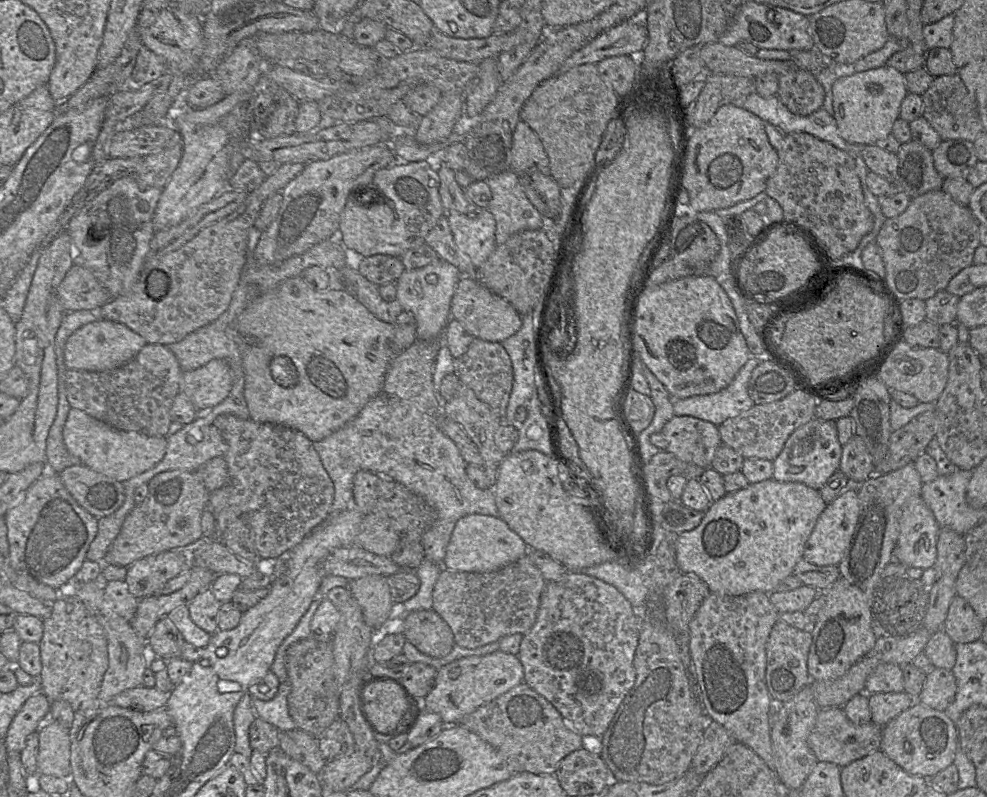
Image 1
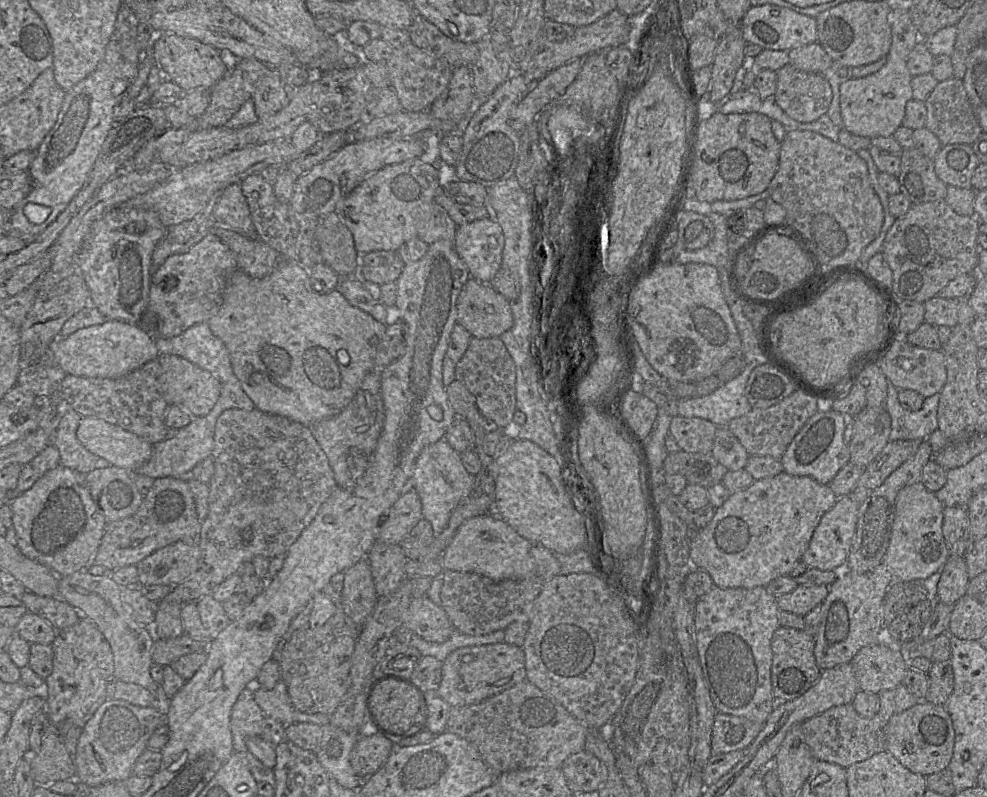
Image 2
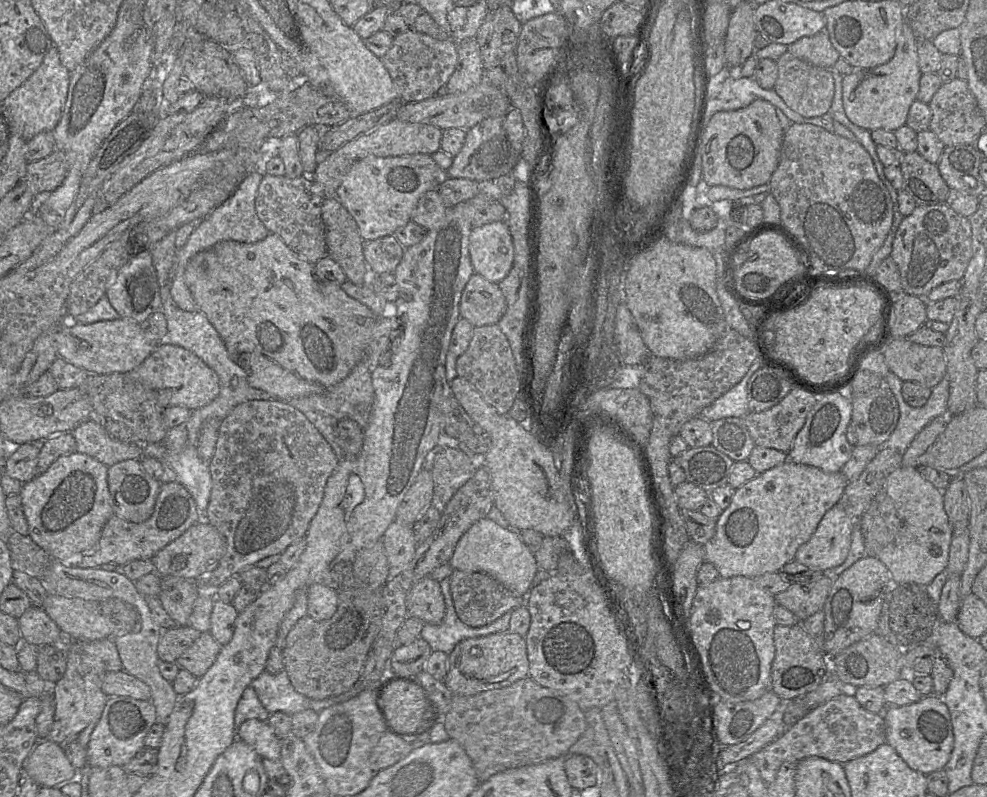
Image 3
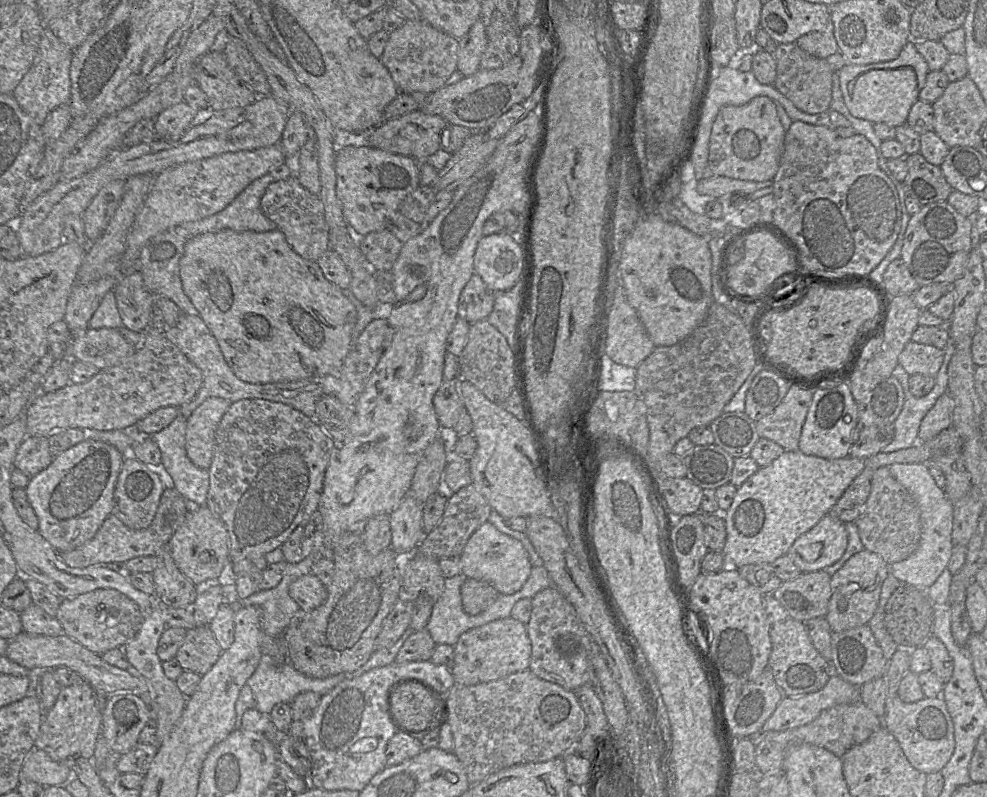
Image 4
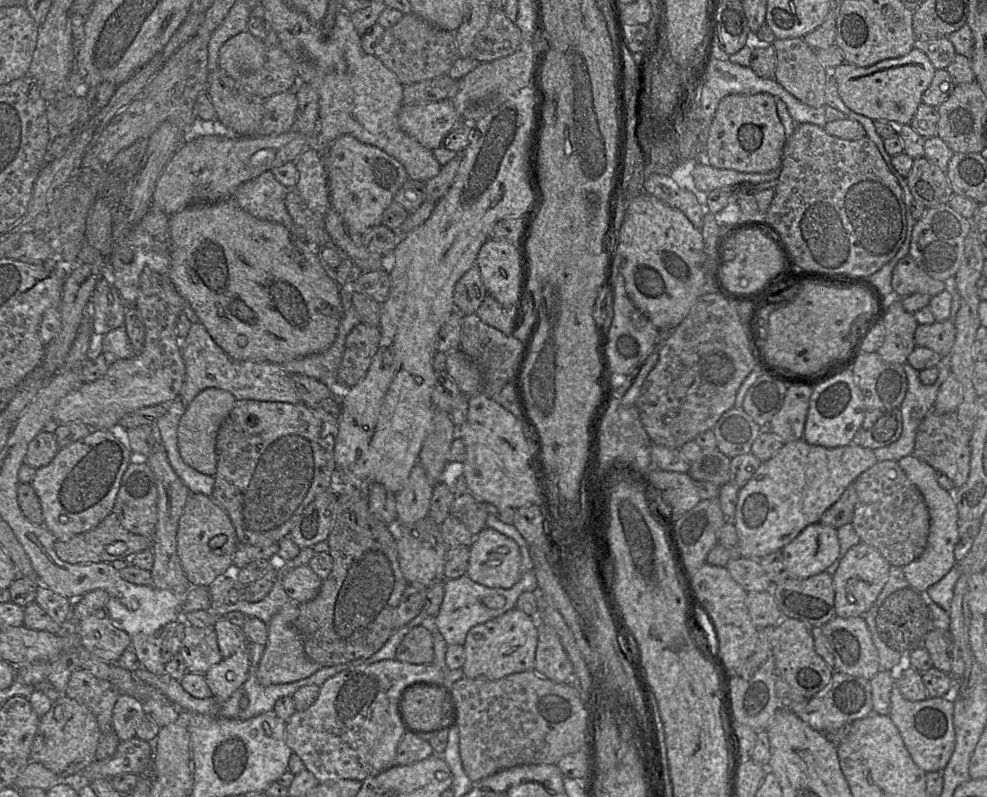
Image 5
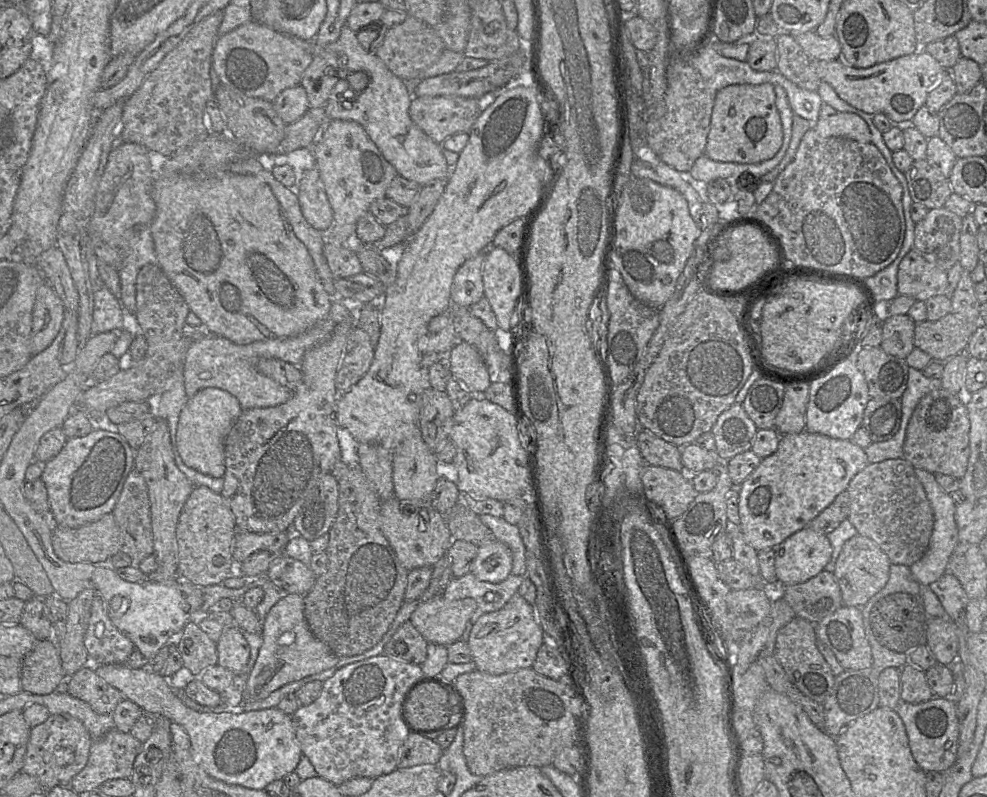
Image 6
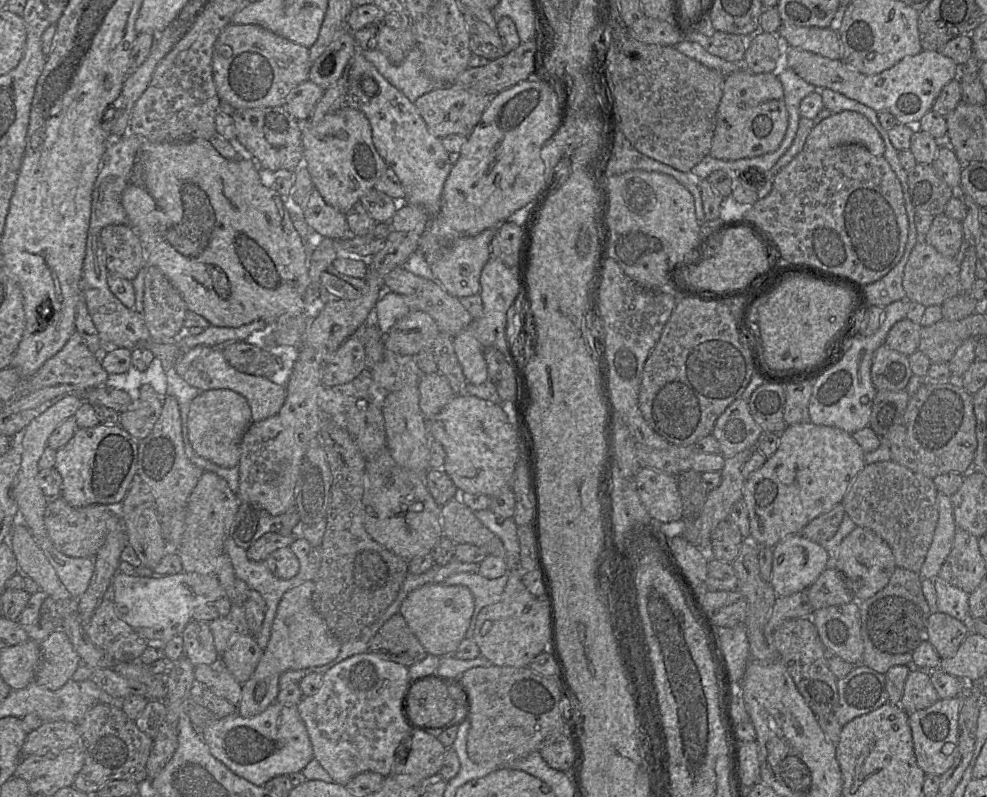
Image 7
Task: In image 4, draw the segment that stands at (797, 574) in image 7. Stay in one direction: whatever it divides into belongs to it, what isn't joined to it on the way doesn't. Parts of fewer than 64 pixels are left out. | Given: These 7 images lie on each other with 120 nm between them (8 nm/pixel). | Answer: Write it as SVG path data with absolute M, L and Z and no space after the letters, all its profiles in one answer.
M831 514L825 515L795 540L787 555L802 573L824 570L837 562L847 548L848 532L845 524Z

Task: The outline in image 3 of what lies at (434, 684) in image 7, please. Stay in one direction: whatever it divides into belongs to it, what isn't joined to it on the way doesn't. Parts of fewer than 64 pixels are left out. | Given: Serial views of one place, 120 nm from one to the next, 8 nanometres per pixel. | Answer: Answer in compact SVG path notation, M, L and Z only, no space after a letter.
M403 680L391 682L378 695L378 704L389 729L398 735L419 729L428 711L421 688Z

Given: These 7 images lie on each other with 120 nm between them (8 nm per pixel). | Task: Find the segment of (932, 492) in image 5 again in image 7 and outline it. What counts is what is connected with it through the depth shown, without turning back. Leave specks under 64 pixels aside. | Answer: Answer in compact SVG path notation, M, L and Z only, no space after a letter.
M938 493L937 508L937 524L925 560L919 571L922 578L934 579L938 576L942 564L952 548L958 528L953 514L951 496Z

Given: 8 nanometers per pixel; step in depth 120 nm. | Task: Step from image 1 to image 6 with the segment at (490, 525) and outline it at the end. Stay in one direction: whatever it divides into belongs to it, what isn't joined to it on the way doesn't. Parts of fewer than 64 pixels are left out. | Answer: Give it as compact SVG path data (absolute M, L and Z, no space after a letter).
M495 540L478 547L469 573L481 581L500 583L511 573L513 556L510 548L504 543Z

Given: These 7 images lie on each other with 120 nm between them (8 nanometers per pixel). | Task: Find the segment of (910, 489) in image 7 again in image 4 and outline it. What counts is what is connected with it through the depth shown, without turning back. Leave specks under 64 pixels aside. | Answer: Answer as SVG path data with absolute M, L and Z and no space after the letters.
M889 466L879 467L874 471L869 497L854 522L864 548L880 555L888 565L905 560L919 546L919 507L911 494L892 476Z

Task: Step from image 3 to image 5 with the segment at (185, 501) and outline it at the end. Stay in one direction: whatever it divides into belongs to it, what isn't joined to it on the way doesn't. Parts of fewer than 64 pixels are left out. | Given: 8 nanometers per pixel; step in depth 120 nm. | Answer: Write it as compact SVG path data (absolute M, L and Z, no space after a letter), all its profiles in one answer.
M114 512L105 517L95 528L80 533L68 541L55 540L57 556L68 563L111 563L115 560L131 559L135 554L150 549L153 538L137 535L126 530Z

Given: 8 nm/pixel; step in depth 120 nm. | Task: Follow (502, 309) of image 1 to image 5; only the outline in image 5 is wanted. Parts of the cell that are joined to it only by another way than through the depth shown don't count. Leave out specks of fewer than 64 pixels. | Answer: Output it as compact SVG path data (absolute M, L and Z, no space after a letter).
M475 264L454 287L455 308L463 315L474 314L487 295L488 292L483 285L479 267Z

